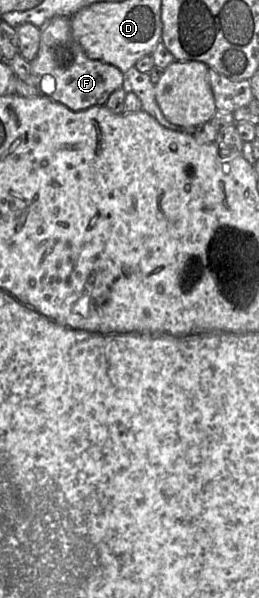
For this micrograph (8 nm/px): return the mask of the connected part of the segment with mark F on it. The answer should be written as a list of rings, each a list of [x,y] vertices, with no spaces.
[[[53,17],[39,29],[40,46],[37,55],[29,63],[40,95],[73,111],[80,111],[104,105],[113,91],[125,86],[125,74],[119,68],[87,56],[72,35],[70,17]]]

